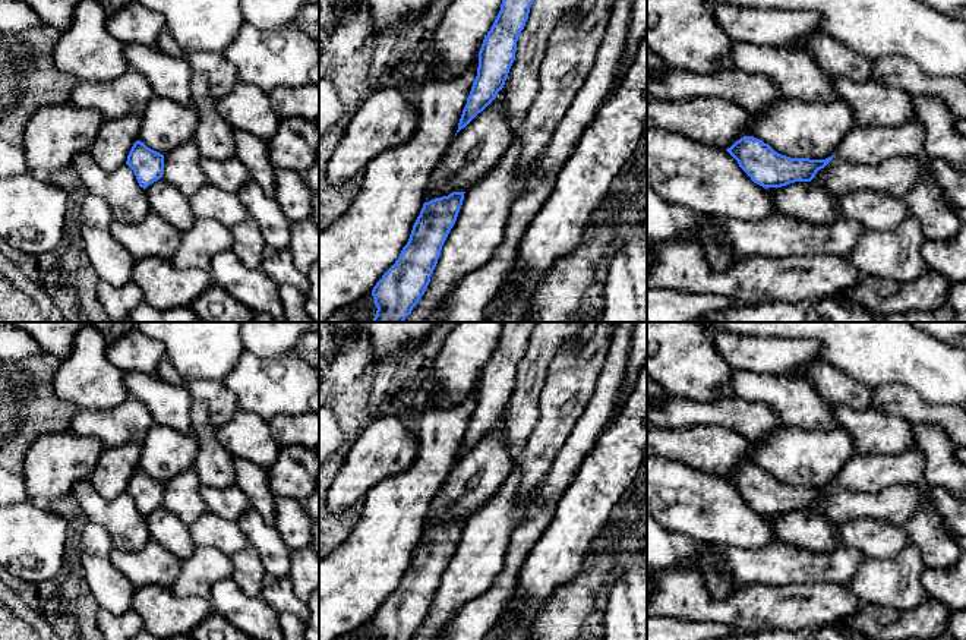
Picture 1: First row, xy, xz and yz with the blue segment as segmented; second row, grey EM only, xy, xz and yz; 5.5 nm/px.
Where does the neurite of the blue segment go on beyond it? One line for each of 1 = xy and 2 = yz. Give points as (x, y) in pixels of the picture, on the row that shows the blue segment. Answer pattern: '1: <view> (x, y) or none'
1: none
2: none

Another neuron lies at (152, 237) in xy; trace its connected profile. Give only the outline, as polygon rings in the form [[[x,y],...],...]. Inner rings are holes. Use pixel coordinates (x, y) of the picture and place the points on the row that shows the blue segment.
[[[151,212],[136,224],[113,220],[111,236],[135,258],[171,259],[181,242],[181,231]]]

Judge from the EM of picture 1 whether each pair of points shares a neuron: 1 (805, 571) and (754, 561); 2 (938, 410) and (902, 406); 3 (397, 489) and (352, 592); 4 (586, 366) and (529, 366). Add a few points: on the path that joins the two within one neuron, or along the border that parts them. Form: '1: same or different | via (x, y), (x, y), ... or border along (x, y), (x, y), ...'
1: same | via (792, 567), (767, 566)
2: same | via (930, 410), (916, 410), (911, 406)
3: same | via (394, 514), (376, 555), (368, 567)
4: different | border along (570, 340), (551, 363), (539, 400)

